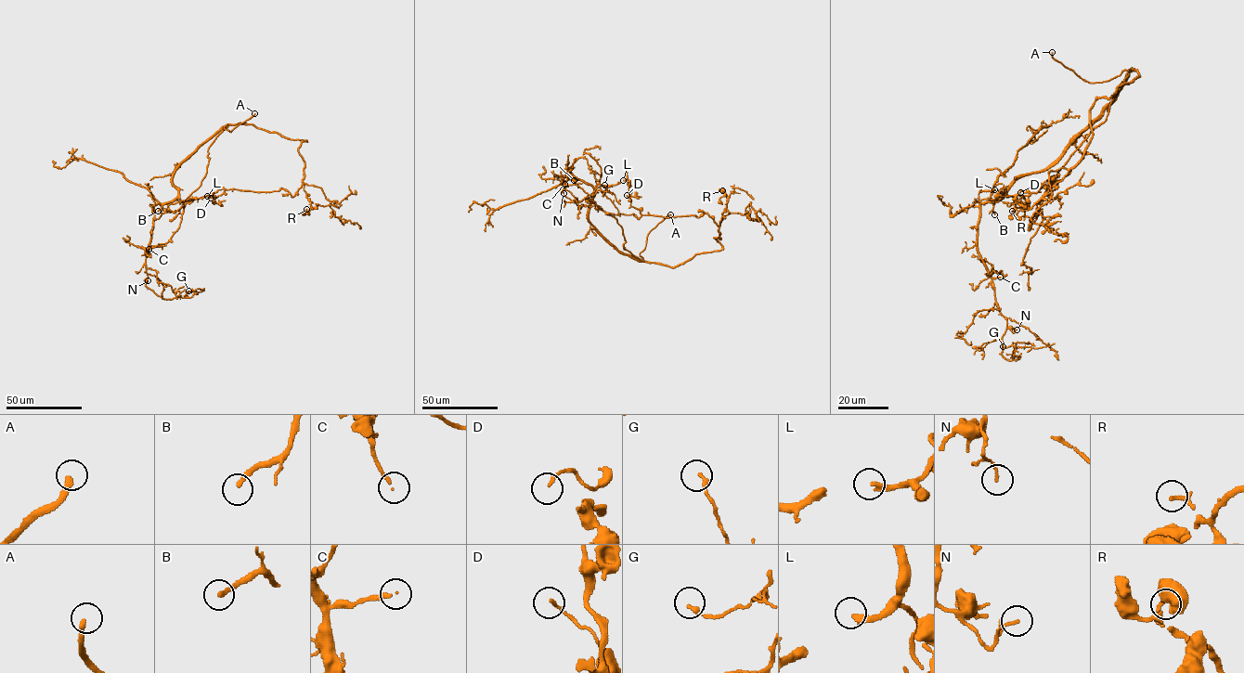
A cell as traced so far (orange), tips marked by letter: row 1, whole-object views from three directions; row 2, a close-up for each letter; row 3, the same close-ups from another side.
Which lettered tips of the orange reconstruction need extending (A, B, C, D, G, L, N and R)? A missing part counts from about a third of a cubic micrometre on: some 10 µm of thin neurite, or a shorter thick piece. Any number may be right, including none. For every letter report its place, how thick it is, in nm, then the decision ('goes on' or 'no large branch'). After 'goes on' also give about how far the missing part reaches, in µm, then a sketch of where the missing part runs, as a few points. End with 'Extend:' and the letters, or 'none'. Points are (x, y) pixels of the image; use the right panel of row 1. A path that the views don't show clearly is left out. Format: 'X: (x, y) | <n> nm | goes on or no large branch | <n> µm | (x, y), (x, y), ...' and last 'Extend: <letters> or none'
A: (1052, 52) | 260 nm | goes on | 9 µm
B: (994, 214) | 200 nm | goes on | 15 µm
C: (1000, 277) | 140 nm | no large branch
D: (1020, 192) | 120 nm | no large branch
G: (1003, 346) | 180 nm | no large branch
L: (994, 189) | 280 nm | no large branch
N: (1017, 330) | 120 nm | no large branch
R: (1012, 211) | 220 nm | goes on | 6 µm
Extend: A, B, R

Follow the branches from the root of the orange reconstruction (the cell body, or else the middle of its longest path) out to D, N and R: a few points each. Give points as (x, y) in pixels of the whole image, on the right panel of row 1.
D: (1125, 79), (1139, 74), (1095, 101), (1090, 143), (1056, 187), (1056, 176), (1020, 192)
N: (1125, 79), (1056, 162), (1020, 174), (997, 200), (980, 204), (978, 254), (999, 312), (1017, 330)
R: (1125, 79), (1132, 69), (1139, 74), (1095, 101), (1082, 159), (1031, 208), (1012, 211)

